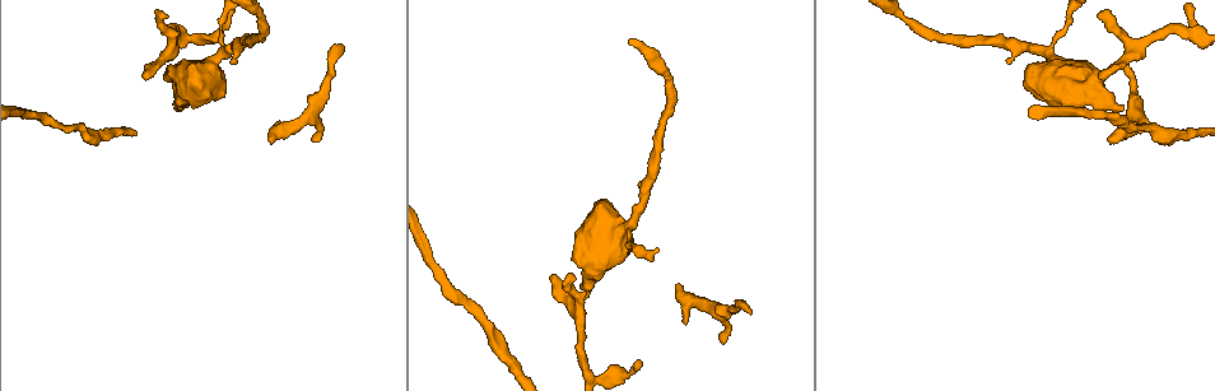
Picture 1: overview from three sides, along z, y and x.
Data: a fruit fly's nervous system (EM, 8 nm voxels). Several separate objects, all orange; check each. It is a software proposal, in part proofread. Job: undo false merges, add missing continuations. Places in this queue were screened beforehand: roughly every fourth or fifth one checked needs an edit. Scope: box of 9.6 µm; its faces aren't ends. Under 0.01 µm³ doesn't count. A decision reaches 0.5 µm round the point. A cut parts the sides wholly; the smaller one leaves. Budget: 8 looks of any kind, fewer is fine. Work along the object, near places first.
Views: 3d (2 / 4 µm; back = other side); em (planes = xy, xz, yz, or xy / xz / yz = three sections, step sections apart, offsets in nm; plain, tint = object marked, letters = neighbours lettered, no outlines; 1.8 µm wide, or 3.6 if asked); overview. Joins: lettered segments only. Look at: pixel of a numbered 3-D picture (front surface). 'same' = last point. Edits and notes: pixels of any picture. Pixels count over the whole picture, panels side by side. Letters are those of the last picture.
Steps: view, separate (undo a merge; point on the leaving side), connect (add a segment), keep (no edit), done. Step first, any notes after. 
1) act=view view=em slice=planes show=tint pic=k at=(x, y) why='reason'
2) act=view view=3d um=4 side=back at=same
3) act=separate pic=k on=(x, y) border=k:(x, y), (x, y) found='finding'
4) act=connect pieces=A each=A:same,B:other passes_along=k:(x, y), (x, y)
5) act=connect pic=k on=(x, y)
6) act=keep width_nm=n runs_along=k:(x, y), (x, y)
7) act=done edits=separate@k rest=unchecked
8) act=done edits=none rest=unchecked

act=view view=em slice=xy step=4 show=letters pic=1 at=(167, 18) why='free end'

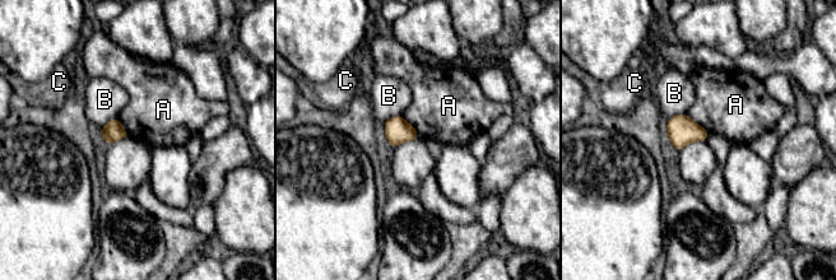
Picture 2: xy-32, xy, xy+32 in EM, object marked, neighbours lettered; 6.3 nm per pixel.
act=keep each=A:other,B:other,C:other border=2:(684, 113), (709, 134) found='none of them fits'

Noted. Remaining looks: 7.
act=view view=em slice=planes show=letters pic=1 at=(175, 107) why='free end'

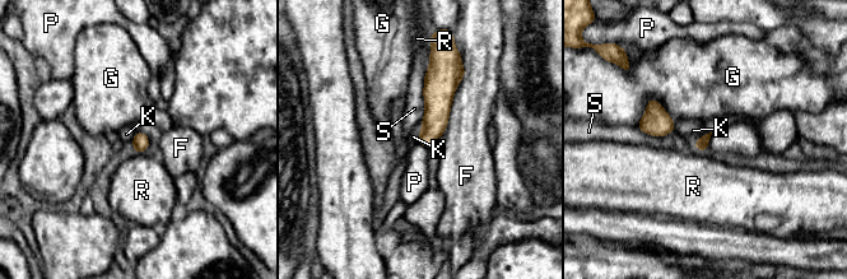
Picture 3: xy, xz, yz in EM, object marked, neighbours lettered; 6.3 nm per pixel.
act=keep each=F:other,G:other,K:other,P:other,R:other,S:other border=3:(711, 131), (694, 142) found='none of them fits'

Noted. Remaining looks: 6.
act=view view=em slice=xy step=4 show=letters pic=1 at=(684, 322) why='branch stops here'

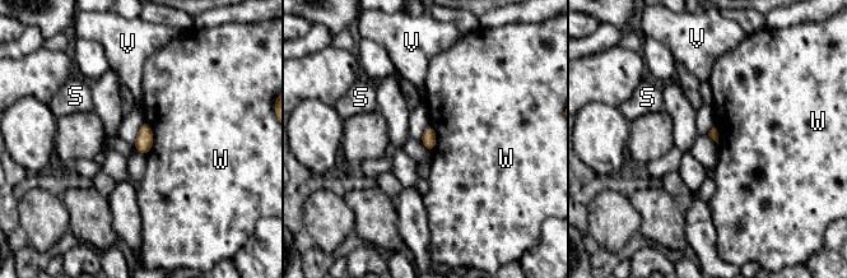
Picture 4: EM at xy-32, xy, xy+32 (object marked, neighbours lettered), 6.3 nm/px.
act=keep each=S:other,V:other,W:other border=4:(145, 121), (152, 148), (144, 154) found='none of them fits'

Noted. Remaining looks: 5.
act=done edits=none rest=unchecked

